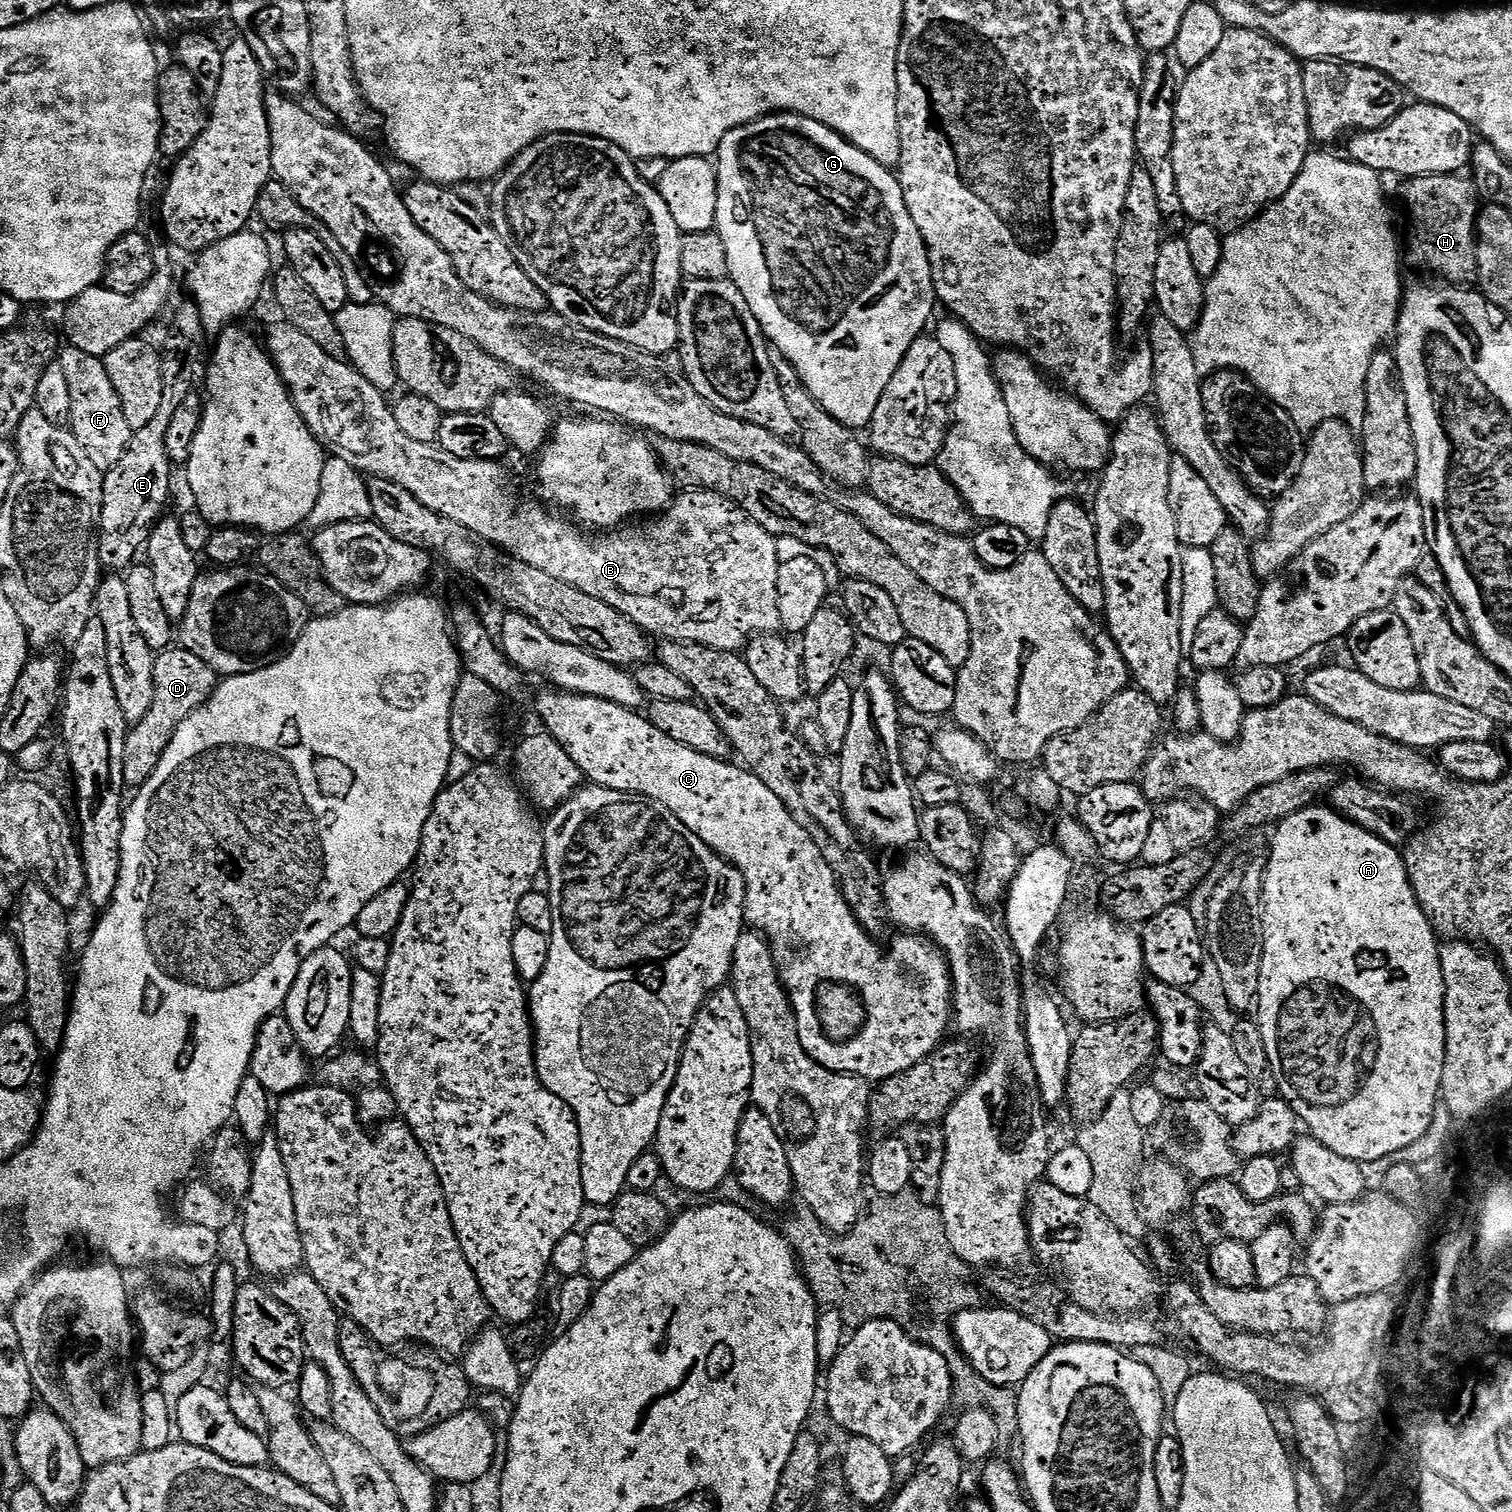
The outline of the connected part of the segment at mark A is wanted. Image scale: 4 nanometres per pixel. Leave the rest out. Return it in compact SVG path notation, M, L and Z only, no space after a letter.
M1320 807L1304 808L1298 814L1290 814L1290 818L1274 828L1276 837L1272 840L1270 891L1266 896L1266 935L1262 958L1264 970L1258 997L1258 1023L1262 1030L1262 1042L1266 1042L1266 1054L1270 1054L1274 1078L1278 1078L1279 1099L1289 1104L1301 1125L1305 1129L1309 1128L1310 1136L1322 1146L1362 1165L1404 1150L1422 1138L1432 1124L1435 1102L1440 1099L1446 1046L1444 983L1436 968L1436 955L1440 953L1441 945L1432 923L1426 918L1414 894L1401 849L1388 845L1382 837L1347 820L1332 807Z

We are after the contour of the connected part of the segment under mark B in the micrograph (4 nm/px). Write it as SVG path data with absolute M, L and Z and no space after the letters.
M287 322L279 323L268 332L266 351L276 363L298 414L331 455L342 458L342 462L350 462L350 466L357 468L365 477L377 476L402 486L402 490L410 490L410 494L414 494L422 506L434 510L434 514L466 526L466 530L495 544L513 560L534 566L534 570L543 570L558 578L558 582L566 582L566 586L574 586L582 590L582 594L590 594L590 598L598 598L598 602L614 606L614 610L626 614L626 618L653 637L701 644L723 652L740 652L752 637L781 631L777 537L762 530L758 522L748 519L733 500L727 500L717 492L684 490L663 512L645 519L641 528L624 526L607 534L592 535L585 534L579 527L571 528L566 521L551 516L543 503L520 504L516 508L503 463L454 458L454 454L446 454L446 450L436 444L414 442L414 438L398 430L398 422L392 413L393 405L384 401L385 393L373 386L347 359L339 360L326 354L326 350L322 350L322 346L318 346L318 342L313 342L307 334L302 334L302 330Z

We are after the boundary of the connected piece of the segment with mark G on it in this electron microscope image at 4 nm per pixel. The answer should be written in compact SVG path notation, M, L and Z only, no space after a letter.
M777 112L730 130L726 138L722 138L716 164L716 181L718 210L715 231L726 246L728 276L738 286L738 290L742 290L742 298L746 298L754 318L758 318L760 329L764 331L771 347L782 350L782 354L799 374L806 390L810 390L810 394L820 403L822 410L826 410L826 414L838 418L838 422L853 430L867 429L906 350L910 350L914 341L920 339L927 329L924 327L927 326L932 311L938 308L928 251L918 226L914 226L914 218L910 218L910 210L906 210L897 173L891 168L883 168L877 160L870 158L870 154L858 150L858 146L830 130L830 126L822 126L822 122L814 122L814 118L806 118L793 112Z

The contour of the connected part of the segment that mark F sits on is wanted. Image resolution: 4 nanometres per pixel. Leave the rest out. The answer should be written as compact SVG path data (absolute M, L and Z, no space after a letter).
M71 346L59 353L58 363L62 366L62 374L66 374L66 386L70 386L70 430L78 438L82 450L86 450L86 458L94 462L102 473L108 472L126 454L128 444L132 440L134 429L126 422L126 414L122 414L122 402L118 398L118 390L114 390L114 382L110 382L110 374L106 374L106 366L101 357L94 354L82 354L82 350Z

